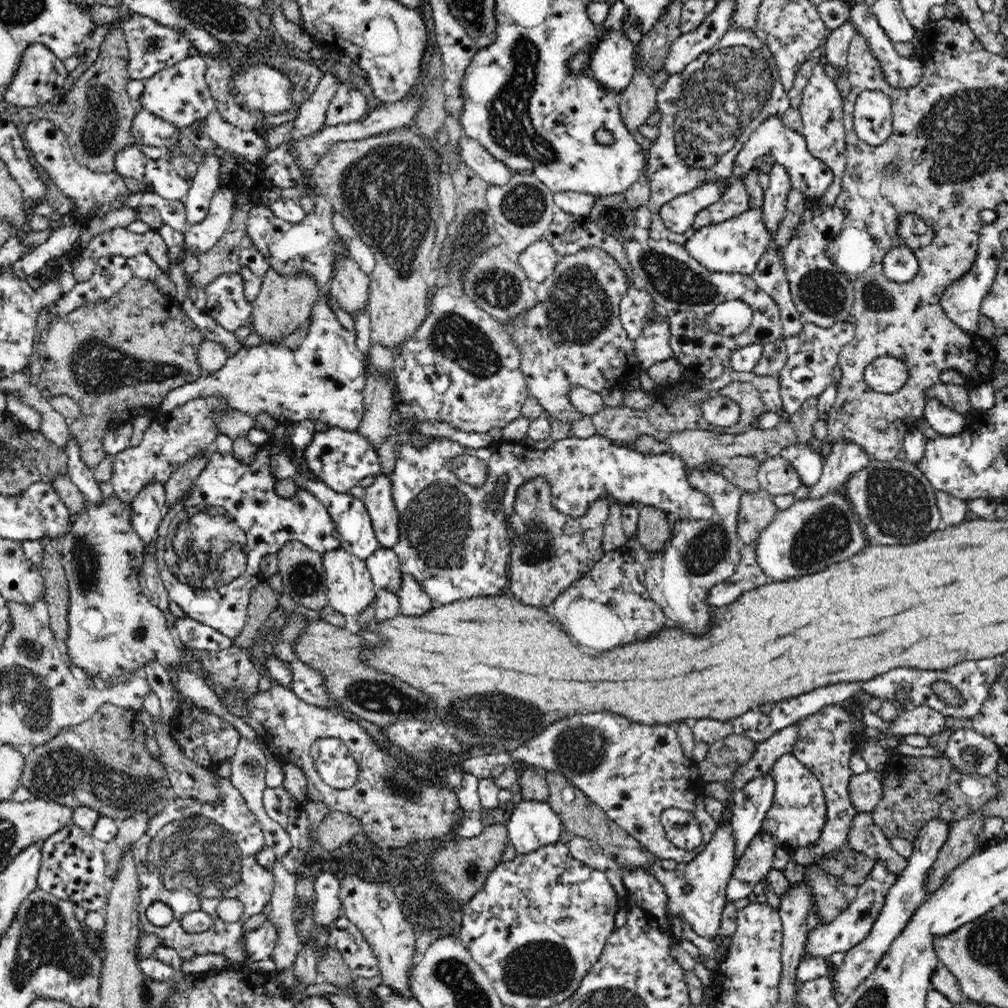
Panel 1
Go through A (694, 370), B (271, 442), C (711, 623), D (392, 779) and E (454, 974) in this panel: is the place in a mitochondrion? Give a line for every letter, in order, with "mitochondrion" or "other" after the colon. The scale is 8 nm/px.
A: other
B: other
C: other
D: mitochondrion
E: mitochondrion

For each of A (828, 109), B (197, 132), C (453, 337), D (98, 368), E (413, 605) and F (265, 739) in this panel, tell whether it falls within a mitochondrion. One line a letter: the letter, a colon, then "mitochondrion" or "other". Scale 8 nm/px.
A: other
B: other
C: mitochondrion
D: mitochondrion
E: other
F: other

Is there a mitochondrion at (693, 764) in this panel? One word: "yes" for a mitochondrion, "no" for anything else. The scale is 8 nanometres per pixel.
no

